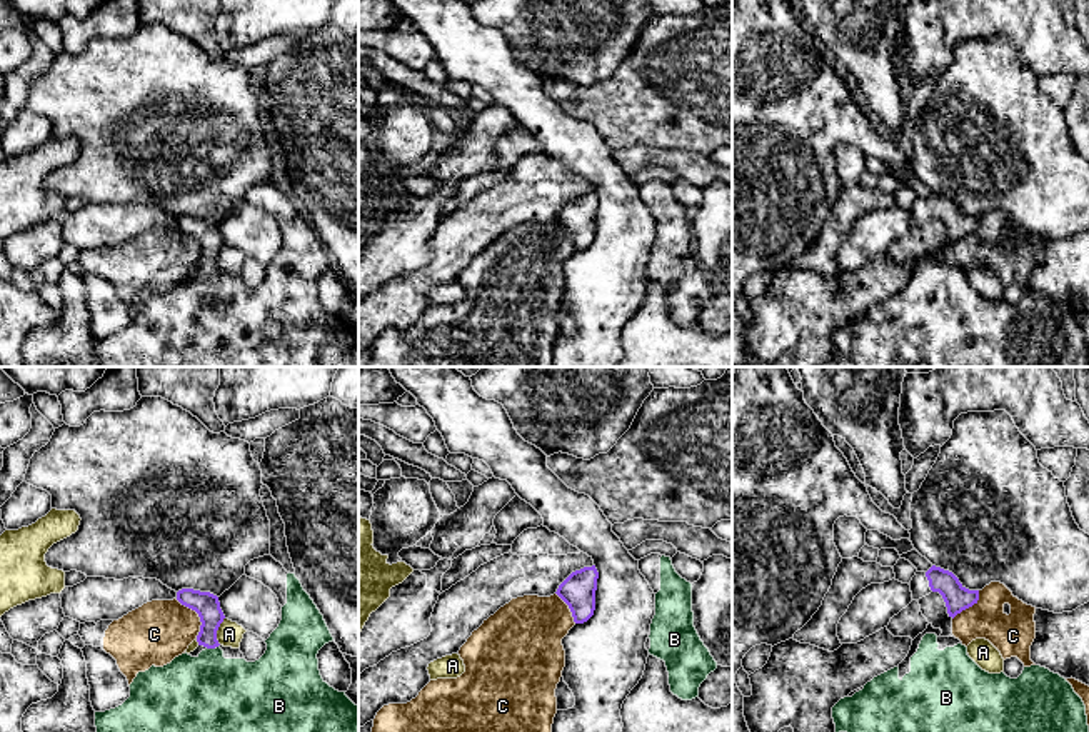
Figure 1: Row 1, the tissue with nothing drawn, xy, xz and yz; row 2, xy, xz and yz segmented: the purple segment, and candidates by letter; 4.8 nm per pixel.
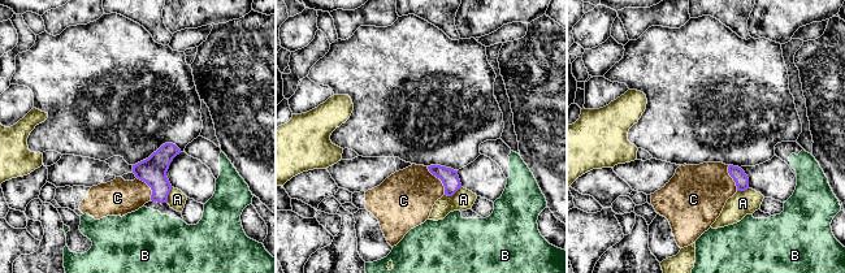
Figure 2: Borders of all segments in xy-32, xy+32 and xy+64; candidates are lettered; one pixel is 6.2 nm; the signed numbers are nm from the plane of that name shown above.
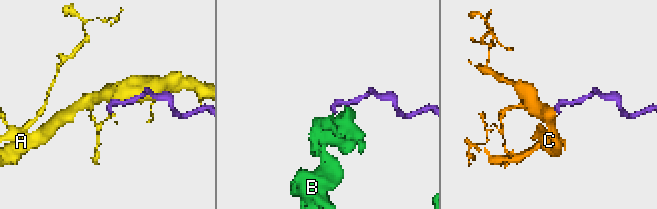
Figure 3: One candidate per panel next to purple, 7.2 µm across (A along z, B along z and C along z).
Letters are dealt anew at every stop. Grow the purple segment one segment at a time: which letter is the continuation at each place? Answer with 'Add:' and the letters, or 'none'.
Add: B

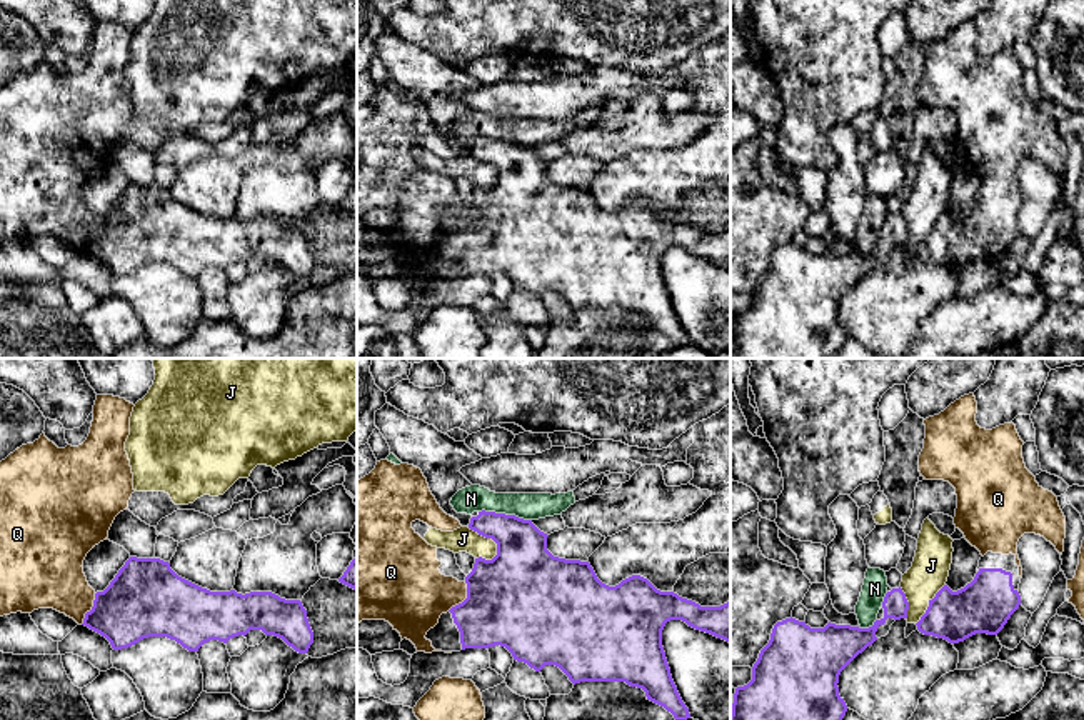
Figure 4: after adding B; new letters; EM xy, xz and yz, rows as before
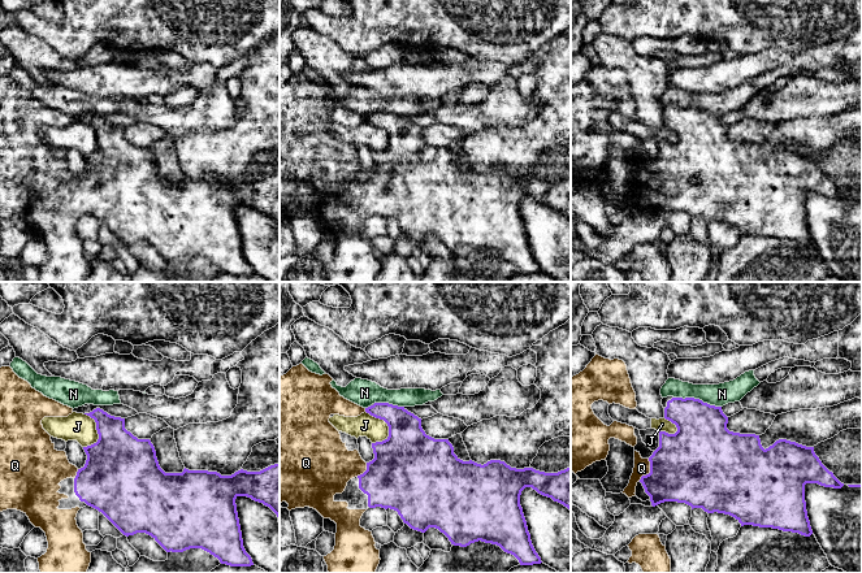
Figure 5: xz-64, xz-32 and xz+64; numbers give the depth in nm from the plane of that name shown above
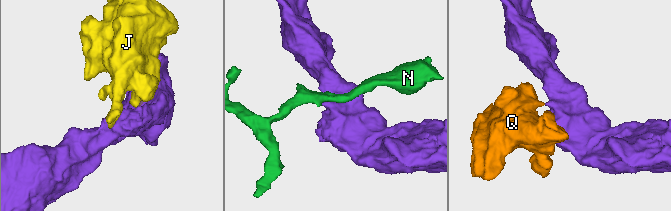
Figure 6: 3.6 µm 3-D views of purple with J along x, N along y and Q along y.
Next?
Add: Q

